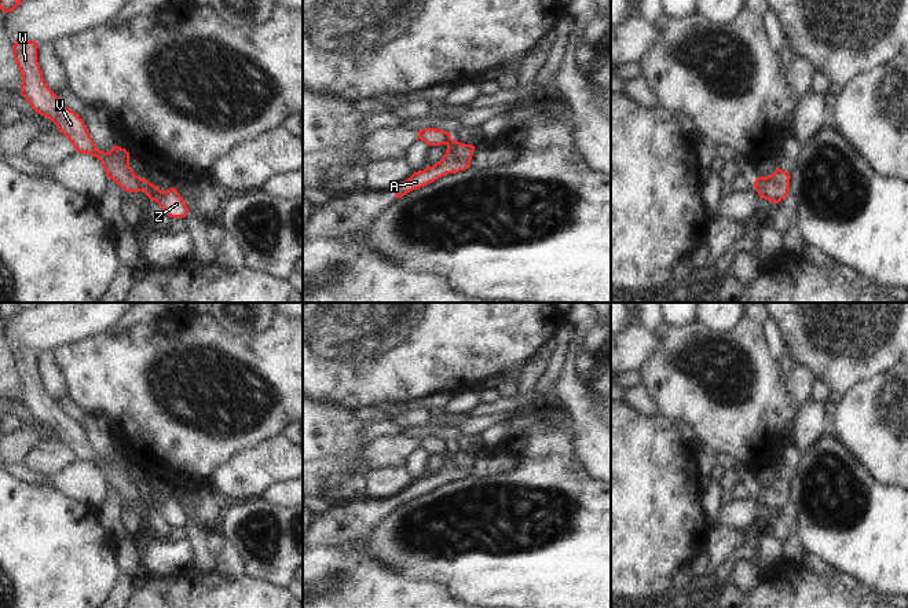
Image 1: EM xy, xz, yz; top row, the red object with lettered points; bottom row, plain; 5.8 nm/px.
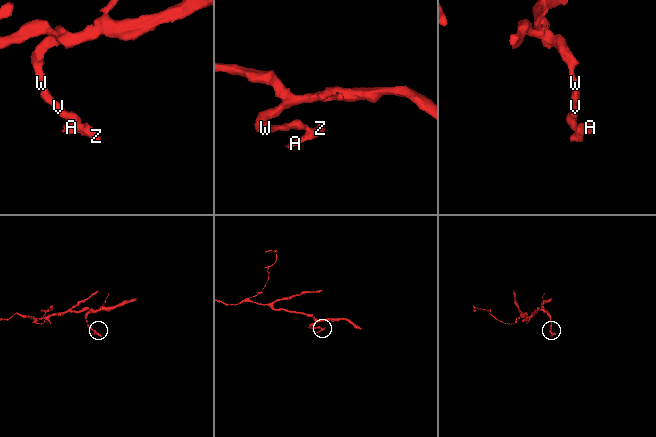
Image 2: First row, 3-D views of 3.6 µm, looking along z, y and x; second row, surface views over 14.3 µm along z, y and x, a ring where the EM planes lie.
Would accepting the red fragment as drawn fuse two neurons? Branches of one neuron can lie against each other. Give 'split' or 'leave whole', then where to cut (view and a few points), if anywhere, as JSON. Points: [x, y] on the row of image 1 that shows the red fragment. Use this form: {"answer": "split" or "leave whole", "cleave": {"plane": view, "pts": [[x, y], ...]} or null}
{"answer": "split", "cleave": {"plane": "xy", "pts": [[143, 179], [138, 190]]}}

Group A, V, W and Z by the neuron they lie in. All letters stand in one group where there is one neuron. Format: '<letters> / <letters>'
A Z / V W

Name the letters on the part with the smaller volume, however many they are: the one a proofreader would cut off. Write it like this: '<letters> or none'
A, Z

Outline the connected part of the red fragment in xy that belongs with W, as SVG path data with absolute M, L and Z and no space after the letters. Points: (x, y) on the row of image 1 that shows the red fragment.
M29 40L12 44L12 55L22 76L21 95L36 113L56 125L76 151L96 157L107 177L113 179L124 191L138 193L143 179L136 176L129 166L129 153L116 144L109 153L96 149L80 116L66 107L44 81L37 62L37 45L39 43Z

